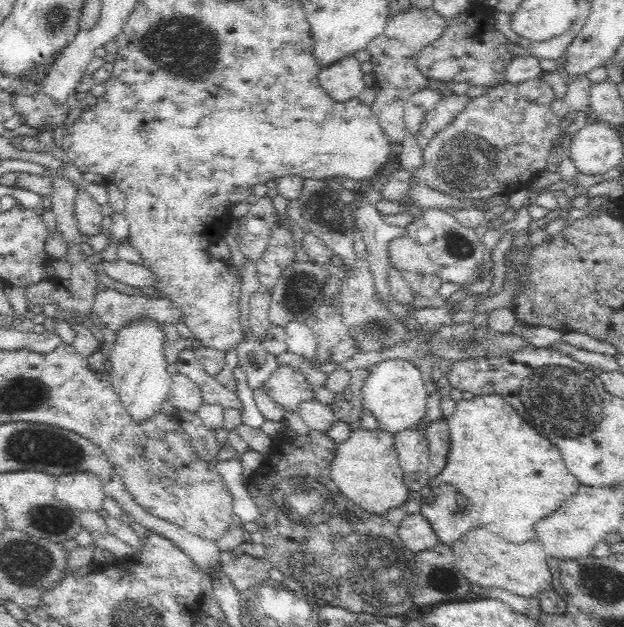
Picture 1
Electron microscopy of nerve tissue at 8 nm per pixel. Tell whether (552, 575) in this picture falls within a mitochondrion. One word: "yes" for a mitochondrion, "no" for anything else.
no

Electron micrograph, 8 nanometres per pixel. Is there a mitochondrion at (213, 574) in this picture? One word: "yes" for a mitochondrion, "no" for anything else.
no

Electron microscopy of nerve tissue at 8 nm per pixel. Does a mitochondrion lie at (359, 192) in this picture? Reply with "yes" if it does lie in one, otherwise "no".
no

